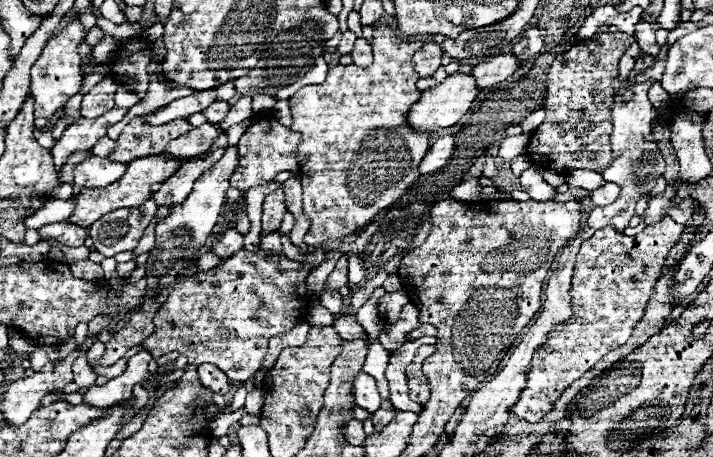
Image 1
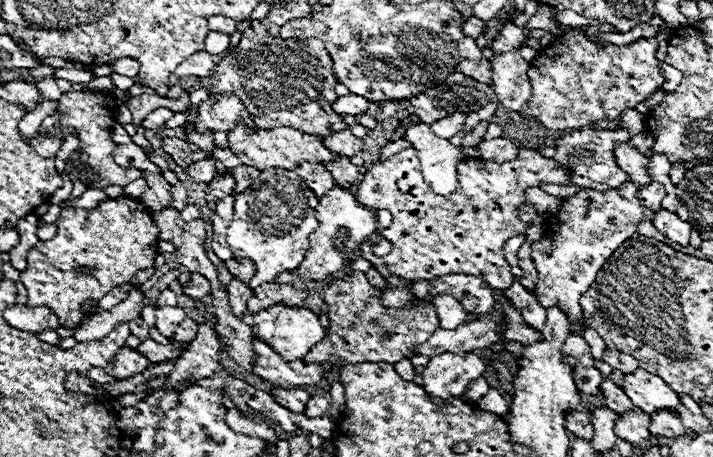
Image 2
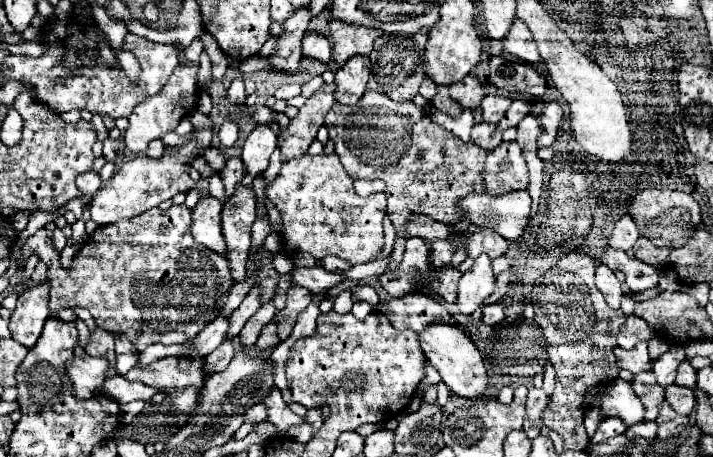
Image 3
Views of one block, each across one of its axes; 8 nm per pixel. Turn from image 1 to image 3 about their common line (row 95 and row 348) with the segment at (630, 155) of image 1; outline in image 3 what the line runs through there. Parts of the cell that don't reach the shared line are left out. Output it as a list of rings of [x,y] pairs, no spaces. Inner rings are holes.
[[[638,342],[632,350],[622,350],[622,348],[616,346],[614,356],[616,356],[616,364],[622,370],[628,370],[632,374],[640,374],[640,372],[652,368],[652,360],[648,356],[646,342]]]

